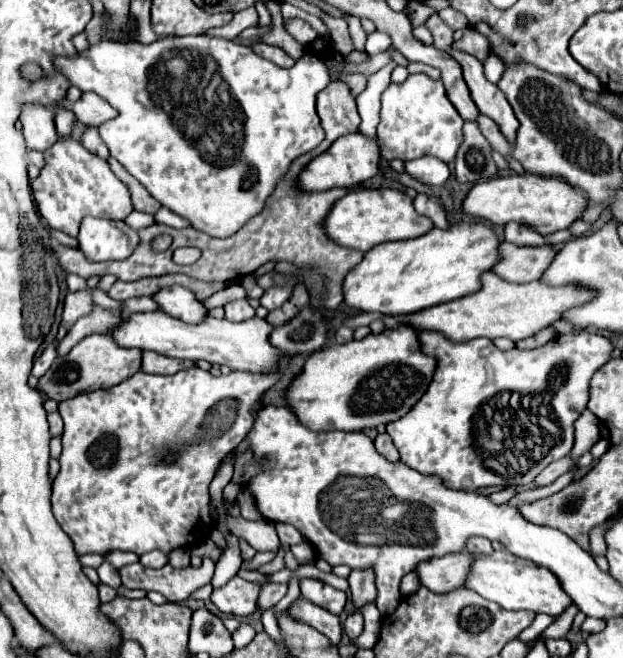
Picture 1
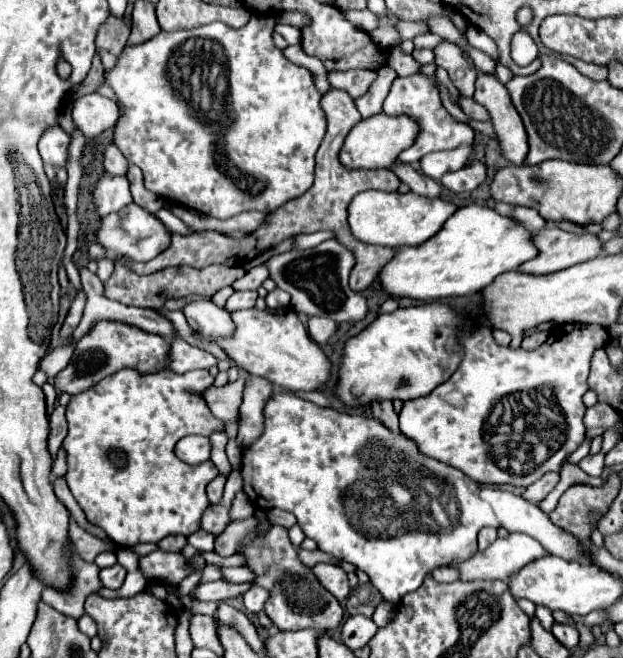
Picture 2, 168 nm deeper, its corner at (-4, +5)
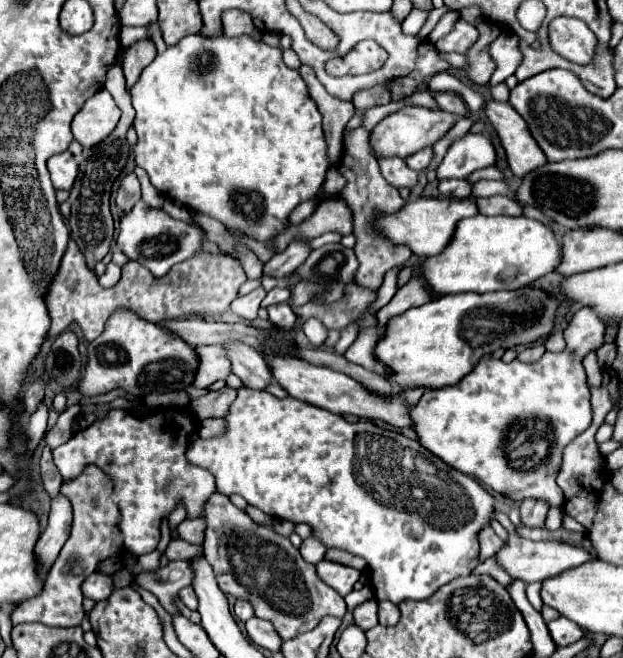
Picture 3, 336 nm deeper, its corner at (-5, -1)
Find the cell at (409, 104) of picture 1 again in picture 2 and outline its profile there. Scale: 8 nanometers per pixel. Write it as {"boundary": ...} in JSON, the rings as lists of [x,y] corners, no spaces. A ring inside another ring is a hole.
{"boundary":[[[418,72],[418,74],[406,76],[406,78],[396,78],[390,88],[388,98],[384,100],[384,112],[390,116],[410,116],[418,122],[418,138],[414,140],[414,144],[410,148],[406,148],[398,154],[400,162],[408,162],[408,164],[418,162],[428,152],[452,150],[462,144],[474,142],[474,130],[468,124],[462,124],[448,114],[448,110],[442,104],[436,80],[426,74]]]}

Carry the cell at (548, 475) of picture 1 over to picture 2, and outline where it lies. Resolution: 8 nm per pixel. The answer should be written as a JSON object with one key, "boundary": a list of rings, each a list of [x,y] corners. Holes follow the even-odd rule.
{"boundary":[[[546,472],[540,480],[536,480],[534,484],[530,484],[522,496],[524,496],[528,502],[538,504],[550,490],[554,490],[554,486],[558,484],[558,480],[560,480],[560,478],[558,478],[558,472]]]}

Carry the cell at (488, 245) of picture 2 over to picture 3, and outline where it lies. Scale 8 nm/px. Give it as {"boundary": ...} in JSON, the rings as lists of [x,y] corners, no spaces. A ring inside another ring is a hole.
{"boundary":[[[477,214],[457,224],[451,246],[439,256],[427,258],[421,268],[421,276],[435,294],[517,290],[553,272],[561,258],[561,242],[543,222],[527,216],[489,218]]]}

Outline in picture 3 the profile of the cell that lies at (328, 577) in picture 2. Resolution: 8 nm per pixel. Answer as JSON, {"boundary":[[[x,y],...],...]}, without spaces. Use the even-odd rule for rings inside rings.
{"boundary":[[[329,560],[319,562],[317,572],[319,572],[319,578],[323,582],[327,582],[331,588],[335,588],[341,596],[347,596],[353,590],[353,584],[361,576],[359,570],[355,570],[351,566],[343,566],[339,562],[329,562]]]}

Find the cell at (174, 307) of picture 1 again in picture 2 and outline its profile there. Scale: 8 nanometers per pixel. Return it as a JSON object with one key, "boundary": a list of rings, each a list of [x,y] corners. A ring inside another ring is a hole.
{"boundary":[[[192,300],[182,308],[188,324],[206,336],[228,336],[234,330],[230,314],[210,300]]]}

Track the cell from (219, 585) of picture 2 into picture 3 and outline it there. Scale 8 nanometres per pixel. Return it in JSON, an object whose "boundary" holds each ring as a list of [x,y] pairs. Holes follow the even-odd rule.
{"boundary":[[[191,586],[183,588],[183,590],[179,592],[179,598],[181,598],[181,602],[183,602],[189,610],[197,610],[197,596],[195,596],[195,592],[193,592]]]}

